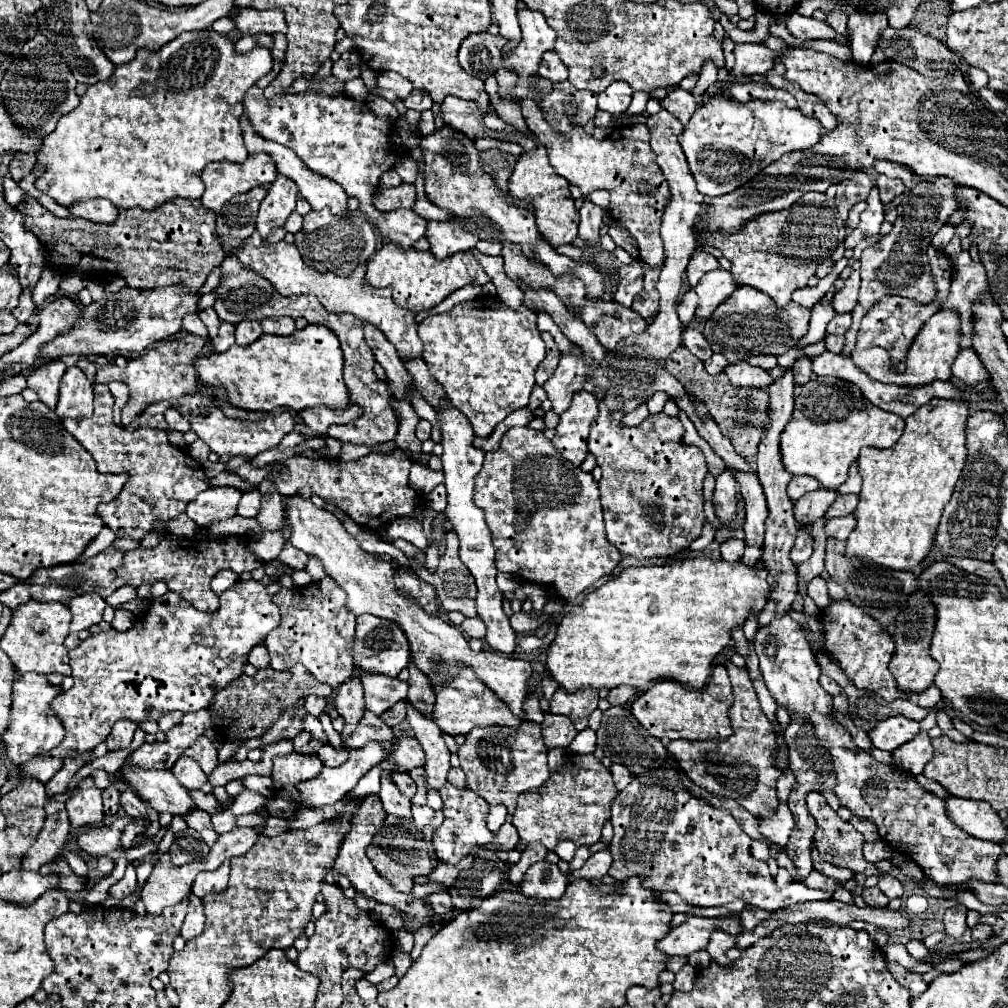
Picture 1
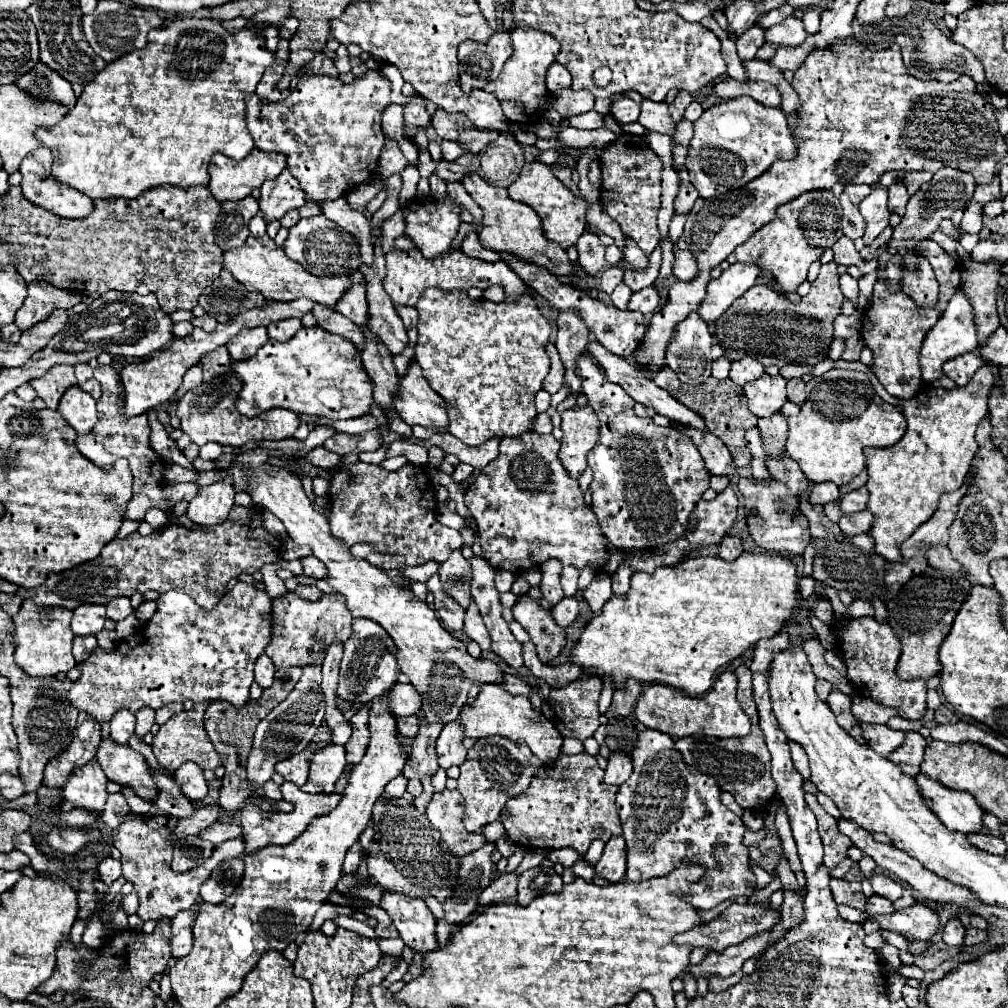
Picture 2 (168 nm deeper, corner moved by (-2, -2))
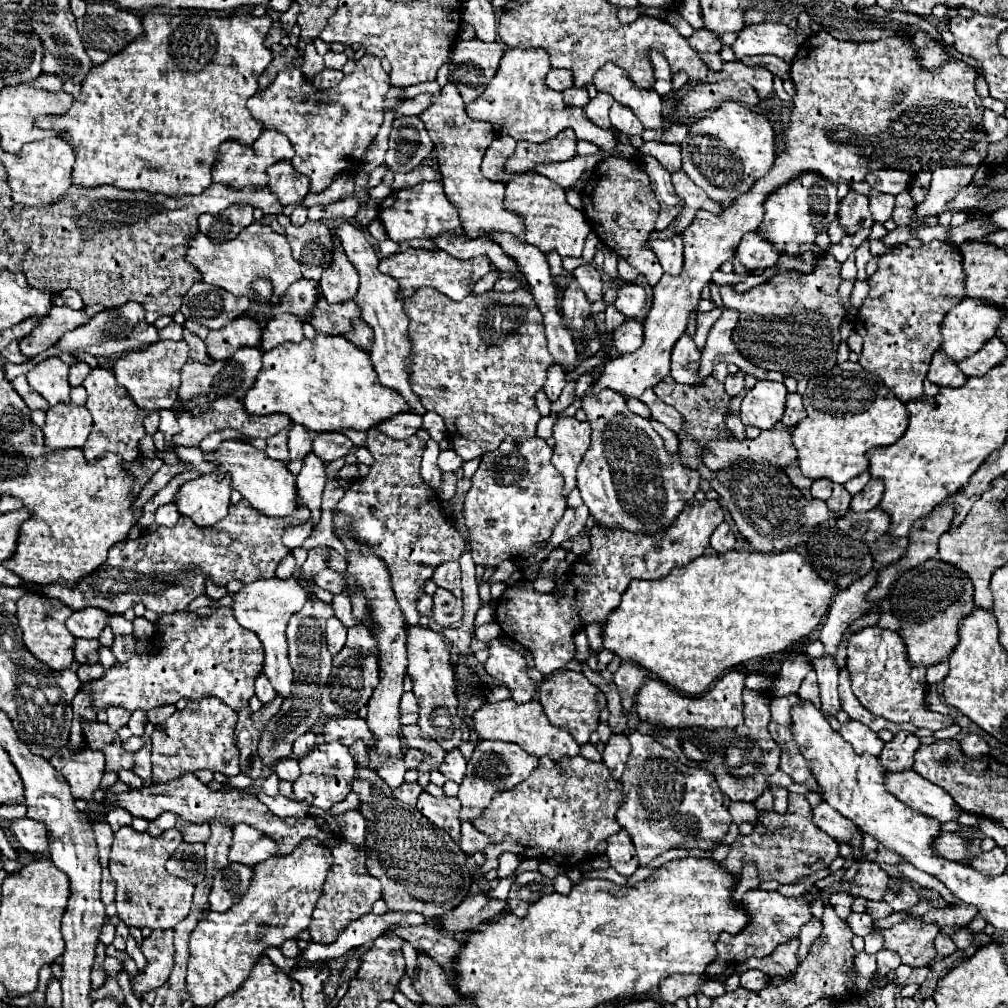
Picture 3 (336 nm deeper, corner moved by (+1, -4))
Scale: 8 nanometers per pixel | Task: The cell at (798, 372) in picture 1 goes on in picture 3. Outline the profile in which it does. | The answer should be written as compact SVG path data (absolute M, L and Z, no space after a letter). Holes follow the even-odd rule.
M793 392L793 394L787 394L787 404L785 404L785 414L783 414L783 424L785 426L795 426L801 418L805 418L805 408L803 408L803 400L801 400L801 394Z

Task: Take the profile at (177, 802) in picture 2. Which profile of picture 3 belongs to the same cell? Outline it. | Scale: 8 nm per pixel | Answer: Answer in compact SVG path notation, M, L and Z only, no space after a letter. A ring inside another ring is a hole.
M143 736L143 738L145 738L145 746L143 746L139 752L135 752L133 772L135 772L143 782L153 782L153 778L151 778L151 760L149 760L149 756L151 756L151 740L149 740L147 736Z

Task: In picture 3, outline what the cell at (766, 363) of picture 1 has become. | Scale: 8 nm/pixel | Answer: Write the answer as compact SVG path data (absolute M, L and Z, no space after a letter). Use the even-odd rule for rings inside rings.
M739 370L737 374L729 374L723 384L725 384L725 392L729 396L739 396L743 392L743 388L745 388L745 372Z

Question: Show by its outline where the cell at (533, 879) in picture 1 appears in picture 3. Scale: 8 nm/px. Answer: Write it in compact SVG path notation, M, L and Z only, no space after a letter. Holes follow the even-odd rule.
M521 872L517 876L517 882L511 886L507 902L509 902L511 912L523 918L527 914L527 908L533 902L553 892L555 892L553 882L547 876L543 876L541 872Z

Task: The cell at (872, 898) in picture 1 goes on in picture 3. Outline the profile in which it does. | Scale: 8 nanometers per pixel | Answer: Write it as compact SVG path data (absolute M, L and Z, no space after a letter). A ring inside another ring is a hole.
M867 902L867 914L873 918L873 920L879 920L879 918L885 918L893 912L893 908L887 904L887 902Z

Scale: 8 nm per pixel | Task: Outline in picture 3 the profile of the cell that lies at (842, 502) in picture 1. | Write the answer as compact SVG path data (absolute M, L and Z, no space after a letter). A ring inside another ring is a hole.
M871 480L859 494L853 496L851 500L851 512L867 512L873 510L879 502L881 502L881 494L883 494L883 486L877 480Z

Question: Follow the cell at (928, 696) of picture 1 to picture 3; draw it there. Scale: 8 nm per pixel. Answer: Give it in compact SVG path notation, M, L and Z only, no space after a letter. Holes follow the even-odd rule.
M943 662L943 664L939 664L939 666L931 666L931 668L927 668L926 670L927 683L937 684L937 682L941 682L943 678L945 678L947 670L949 670L949 666L945 666L945 662Z

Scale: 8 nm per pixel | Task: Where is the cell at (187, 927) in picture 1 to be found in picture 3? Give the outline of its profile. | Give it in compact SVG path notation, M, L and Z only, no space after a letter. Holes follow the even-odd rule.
M153 930L153 934L143 940L141 950L147 958L147 968L131 982L135 994L145 994L147 990L159 988L169 978L175 962L173 930Z

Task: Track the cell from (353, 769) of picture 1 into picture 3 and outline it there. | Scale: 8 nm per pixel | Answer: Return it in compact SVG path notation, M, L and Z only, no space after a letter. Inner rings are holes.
M237 824L229 860L241 862L245 866L255 866L257 862L263 862L265 858L277 854L277 842L263 834L257 828L251 828L249 824Z

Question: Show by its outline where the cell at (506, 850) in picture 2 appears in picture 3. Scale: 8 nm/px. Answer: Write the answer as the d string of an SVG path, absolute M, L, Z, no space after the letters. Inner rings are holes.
M505 852L499 856L499 878L505 878L509 874L513 874L517 870L517 866L521 864L521 856L517 854L511 854L511 852Z

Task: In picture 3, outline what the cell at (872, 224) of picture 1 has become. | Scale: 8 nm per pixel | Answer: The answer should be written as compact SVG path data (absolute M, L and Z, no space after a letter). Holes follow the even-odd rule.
M891 194L871 196L871 198L869 198L869 208L871 208L873 220L875 220L875 222L881 222L881 224L887 222L887 220L891 218L893 204L895 204L895 196L891 196Z

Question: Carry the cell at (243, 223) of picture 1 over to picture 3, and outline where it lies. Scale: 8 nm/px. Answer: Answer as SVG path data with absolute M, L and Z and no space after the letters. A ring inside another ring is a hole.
M233 204L225 208L223 212L215 214L201 214L199 218L199 230L211 240L211 242L227 242L229 238L235 238L241 228L249 226L253 222L253 206L249 204Z

